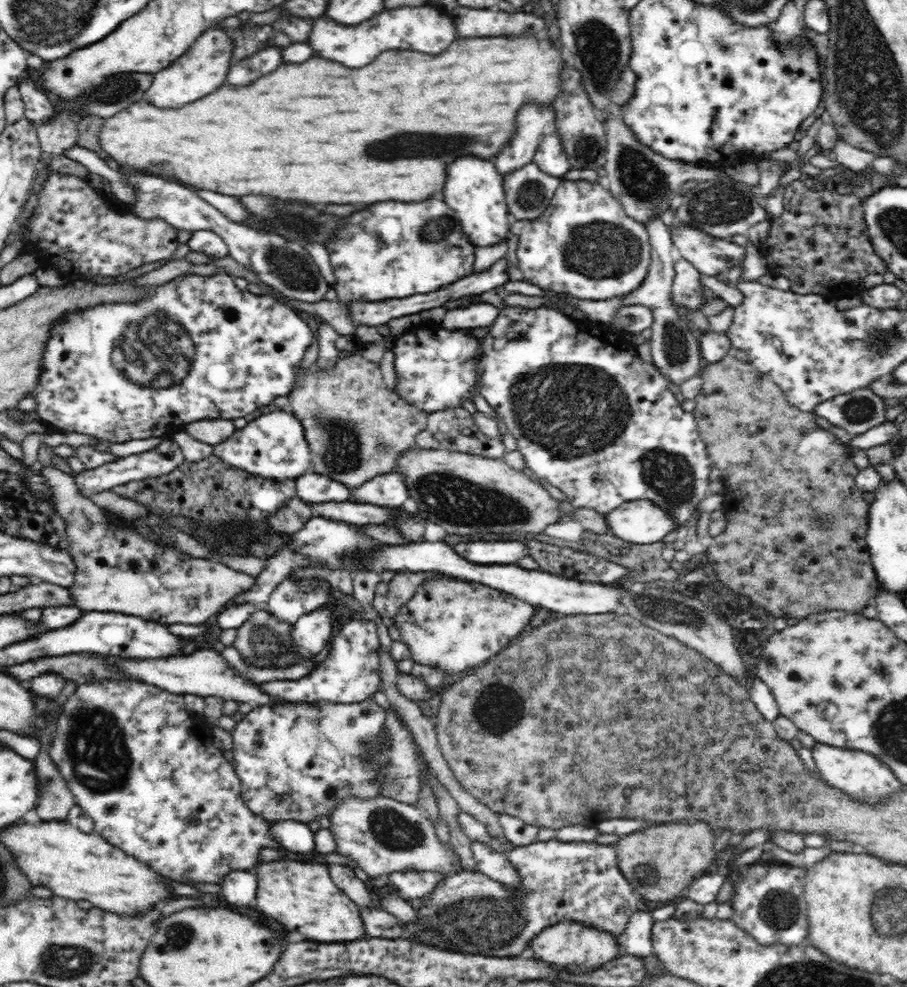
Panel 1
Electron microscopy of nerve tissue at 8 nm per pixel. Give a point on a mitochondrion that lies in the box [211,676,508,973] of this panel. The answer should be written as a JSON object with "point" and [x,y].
{"point":[393,830]}

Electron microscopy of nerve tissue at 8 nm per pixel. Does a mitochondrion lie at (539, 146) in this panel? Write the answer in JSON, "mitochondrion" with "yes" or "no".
{"mitochondrion":"no"}

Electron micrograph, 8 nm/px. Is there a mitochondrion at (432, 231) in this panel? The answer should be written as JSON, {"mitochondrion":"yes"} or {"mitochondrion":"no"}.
{"mitochondrion":"yes"}

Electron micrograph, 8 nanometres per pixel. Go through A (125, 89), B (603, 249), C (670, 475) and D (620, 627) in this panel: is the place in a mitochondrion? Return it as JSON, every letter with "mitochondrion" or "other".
{"A":"mitochondrion","B":"mitochondrion","C":"mitochondrion","D":"mitochondrion"}

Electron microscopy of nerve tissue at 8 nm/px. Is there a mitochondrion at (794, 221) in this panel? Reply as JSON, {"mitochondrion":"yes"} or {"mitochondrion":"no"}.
{"mitochondrion":"no"}

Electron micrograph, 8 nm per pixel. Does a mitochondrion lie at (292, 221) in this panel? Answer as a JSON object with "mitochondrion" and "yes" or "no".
{"mitochondrion":"yes"}

